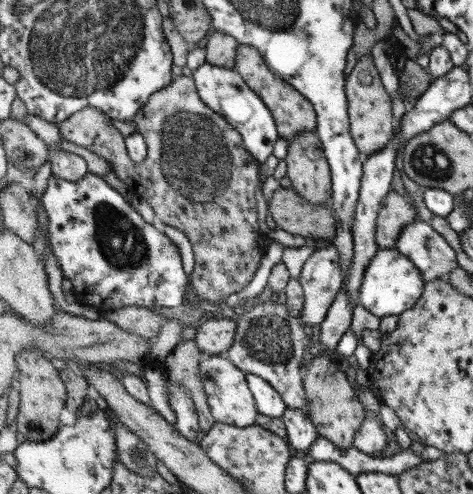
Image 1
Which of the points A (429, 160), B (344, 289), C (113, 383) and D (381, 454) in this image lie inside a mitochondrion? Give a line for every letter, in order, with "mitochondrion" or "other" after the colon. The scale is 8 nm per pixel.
A: mitochondrion
B: other
C: other
D: other

